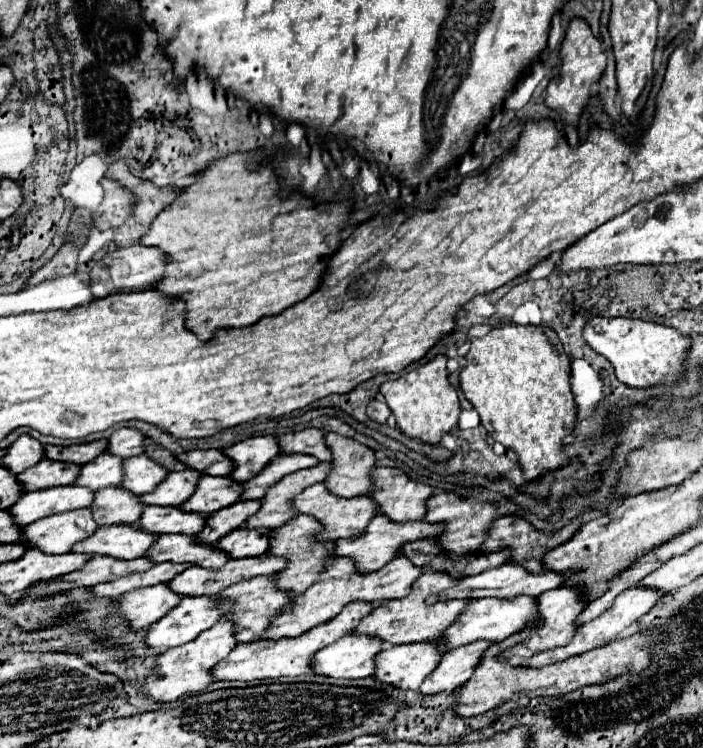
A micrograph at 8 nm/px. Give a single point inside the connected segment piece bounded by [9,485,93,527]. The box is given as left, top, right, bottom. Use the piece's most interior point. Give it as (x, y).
(32, 506)

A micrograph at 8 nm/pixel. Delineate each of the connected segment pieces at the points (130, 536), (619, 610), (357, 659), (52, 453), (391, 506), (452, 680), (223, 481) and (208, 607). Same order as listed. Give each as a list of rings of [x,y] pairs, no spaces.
[[[109,525],[99,527],[89,539],[73,545],[73,553],[87,555],[107,555],[113,559],[137,559],[153,545],[157,535],[147,535],[133,525]]]
[[[633,587],[633,589],[627,589],[623,591],[615,601],[613,601],[613,607],[609,607],[609,611],[605,611],[605,615],[599,615],[597,619],[581,625],[581,631],[577,631],[577,635],[573,635],[571,643],[567,643],[565,647],[555,647],[551,651],[541,651],[529,659],[525,659],[521,665],[523,667],[545,667],[545,665],[551,665],[551,663],[557,663],[557,661],[565,661],[569,657],[575,657],[575,655],[581,655],[585,651],[591,651],[619,635],[629,635],[637,629],[637,619],[643,617],[659,599],[659,591],[655,589],[645,589],[645,587]]]
[[[347,635],[313,655],[313,675],[337,679],[363,679],[373,675],[373,659],[381,641],[367,635]]]
[[[93,441],[83,445],[69,445],[69,447],[57,447],[57,445],[45,445],[45,457],[51,461],[63,461],[63,463],[75,463],[85,465],[91,459],[95,459],[99,453],[107,449],[107,441]]]
[[[375,467],[371,481],[373,487],[367,495],[379,505],[379,515],[395,523],[425,519],[425,503],[431,497],[431,487],[415,483],[401,469],[391,467]]]
[[[475,641],[465,647],[451,649],[443,655],[441,663],[435,671],[421,683],[421,695],[435,695],[435,693],[451,693],[461,683],[467,683],[473,669],[477,667],[481,653],[489,647],[487,641]]]
[[[203,475],[197,481],[197,491],[181,503],[181,511],[185,513],[201,513],[211,515],[223,507],[237,503],[241,497],[241,485],[231,477],[211,477]]]
[[[185,597],[177,607],[173,607],[173,611],[147,629],[143,641],[151,649],[189,643],[189,639],[195,639],[201,631],[213,627],[231,607],[229,601],[217,603],[215,597]]]

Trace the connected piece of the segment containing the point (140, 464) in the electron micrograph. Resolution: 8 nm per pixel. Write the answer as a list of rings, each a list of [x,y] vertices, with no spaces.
[[[141,453],[133,459],[125,459],[125,483],[121,483],[121,487],[133,495],[143,495],[153,491],[165,475],[167,471],[161,465]]]

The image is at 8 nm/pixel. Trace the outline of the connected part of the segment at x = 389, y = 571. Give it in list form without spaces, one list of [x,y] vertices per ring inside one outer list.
[[[397,555],[383,569],[373,571],[373,573],[365,573],[365,575],[357,573],[353,567],[353,561],[343,559],[343,557],[339,557],[337,561],[329,561],[325,565],[325,569],[327,571],[321,573],[321,577],[307,591],[297,595],[297,603],[293,603],[293,611],[285,611],[285,615],[277,615],[277,619],[273,619],[273,627],[269,627],[269,631],[265,631],[265,635],[261,635],[261,639],[277,641],[283,637],[303,635],[305,631],[313,629],[315,625],[327,623],[347,603],[353,603],[353,601],[375,603],[375,601],[405,597],[411,591],[411,583],[423,573],[421,569],[413,567],[413,563],[409,563],[409,559],[405,559],[405,555]]]

